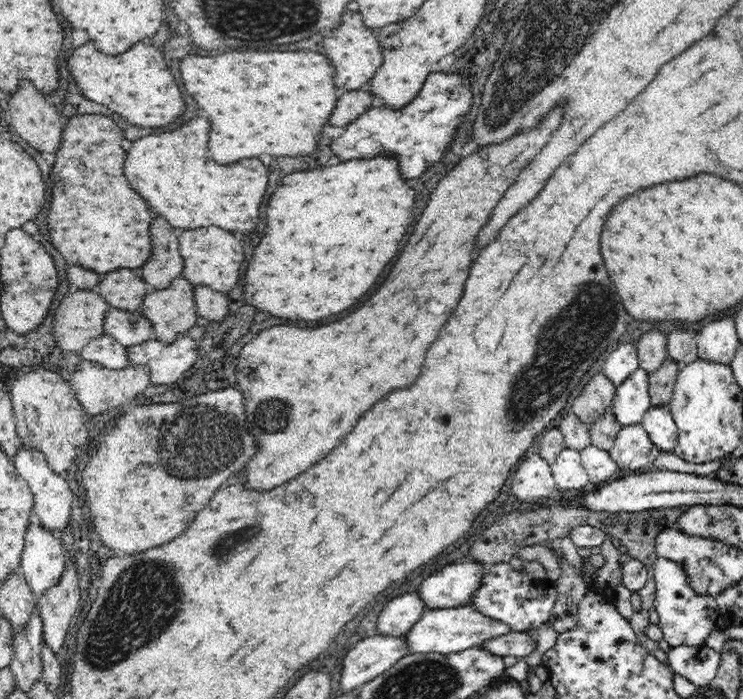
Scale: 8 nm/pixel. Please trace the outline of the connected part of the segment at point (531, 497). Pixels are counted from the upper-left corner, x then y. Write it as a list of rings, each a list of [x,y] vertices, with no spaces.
[[[534,454],[522,461],[514,472],[512,492],[520,502],[542,504],[550,500],[555,488],[551,466],[540,455]]]

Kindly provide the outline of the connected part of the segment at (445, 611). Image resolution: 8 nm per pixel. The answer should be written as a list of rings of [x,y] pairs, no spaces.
[[[464,605],[456,608],[427,609],[404,634],[403,642],[412,653],[448,655],[468,648],[482,647],[486,640],[508,634],[510,631],[509,624],[482,614],[482,611],[472,605]]]

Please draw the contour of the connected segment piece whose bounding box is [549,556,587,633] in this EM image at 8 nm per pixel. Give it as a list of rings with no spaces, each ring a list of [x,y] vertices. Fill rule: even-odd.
[[[558,558],[561,577],[554,582],[556,587],[556,602],[552,609],[549,625],[556,632],[566,632],[574,628],[578,622],[578,602],[582,600],[583,593],[587,590],[584,577],[565,558]]]

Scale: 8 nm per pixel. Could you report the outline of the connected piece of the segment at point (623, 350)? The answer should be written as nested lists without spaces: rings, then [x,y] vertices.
[[[620,344],[611,354],[606,354],[602,361],[603,375],[616,387],[639,367],[637,344]]]

